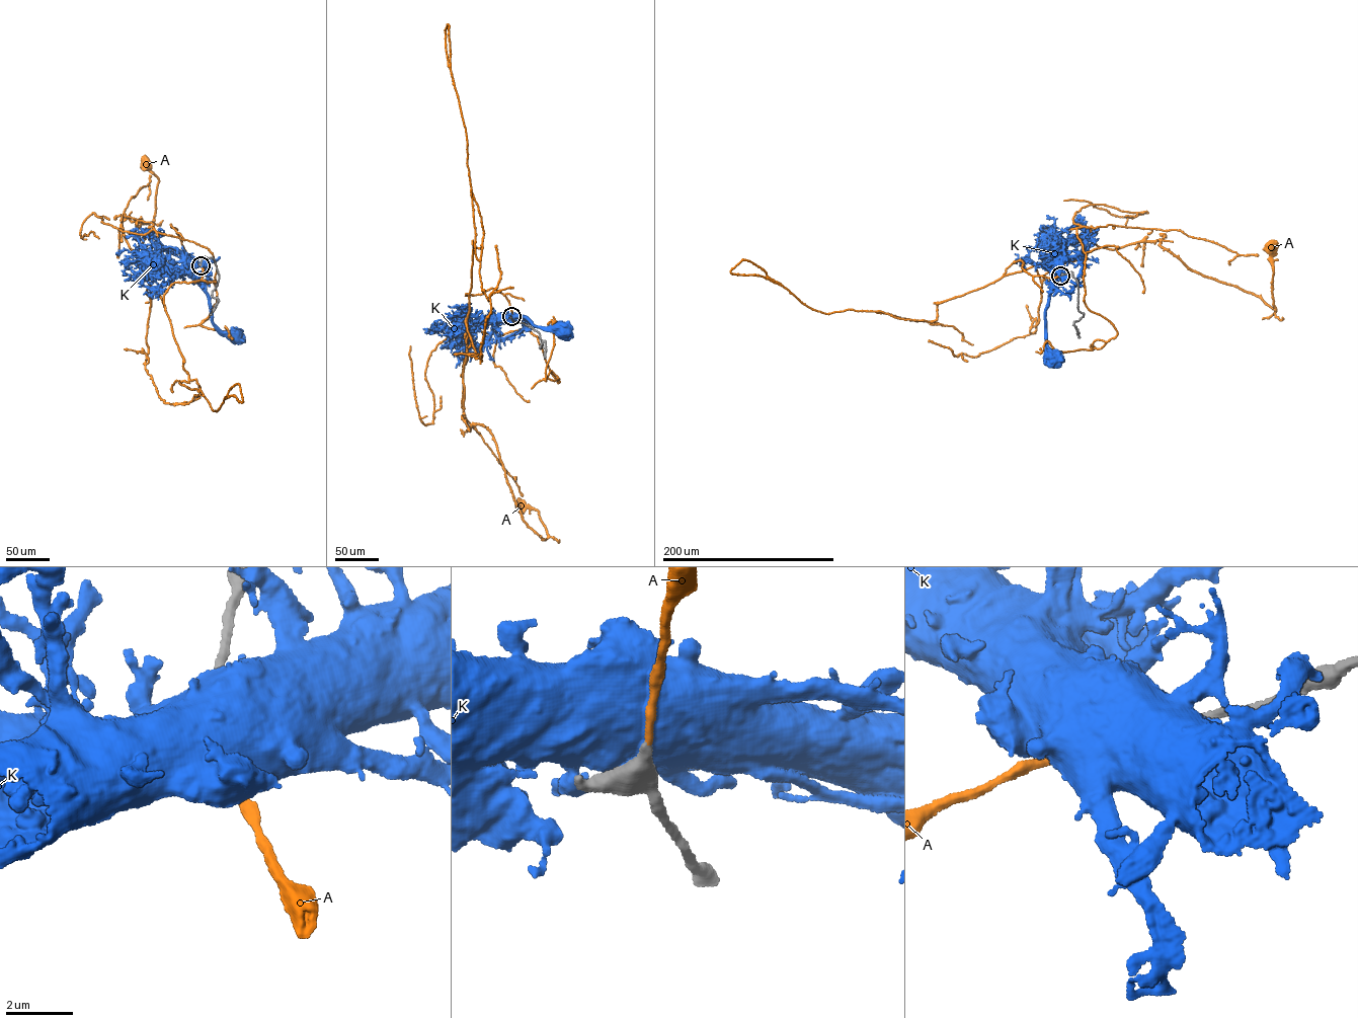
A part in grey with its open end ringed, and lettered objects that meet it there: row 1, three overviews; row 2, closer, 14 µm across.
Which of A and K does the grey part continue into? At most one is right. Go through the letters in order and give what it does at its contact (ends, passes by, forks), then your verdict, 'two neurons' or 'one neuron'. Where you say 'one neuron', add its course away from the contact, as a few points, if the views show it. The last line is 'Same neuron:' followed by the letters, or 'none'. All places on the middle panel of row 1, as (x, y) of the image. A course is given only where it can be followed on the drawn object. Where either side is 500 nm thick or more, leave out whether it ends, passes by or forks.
A: it ends | one neuron | via (511, 317), (494, 289), (466, 294), (464, 413), (490, 433), (522, 519), (547, 539), (538, 511), (521, 504)
K: two neurons
Same neuron: A

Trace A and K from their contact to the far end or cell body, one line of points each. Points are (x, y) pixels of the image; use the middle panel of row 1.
A: (511, 317), (494, 289), (466, 294), (464, 413), (490, 433), (522, 519), (547, 539), (538, 511), (521, 504)
K: (510, 317), (502, 316), (504, 319), (521, 315), (535, 326), (565, 331)

